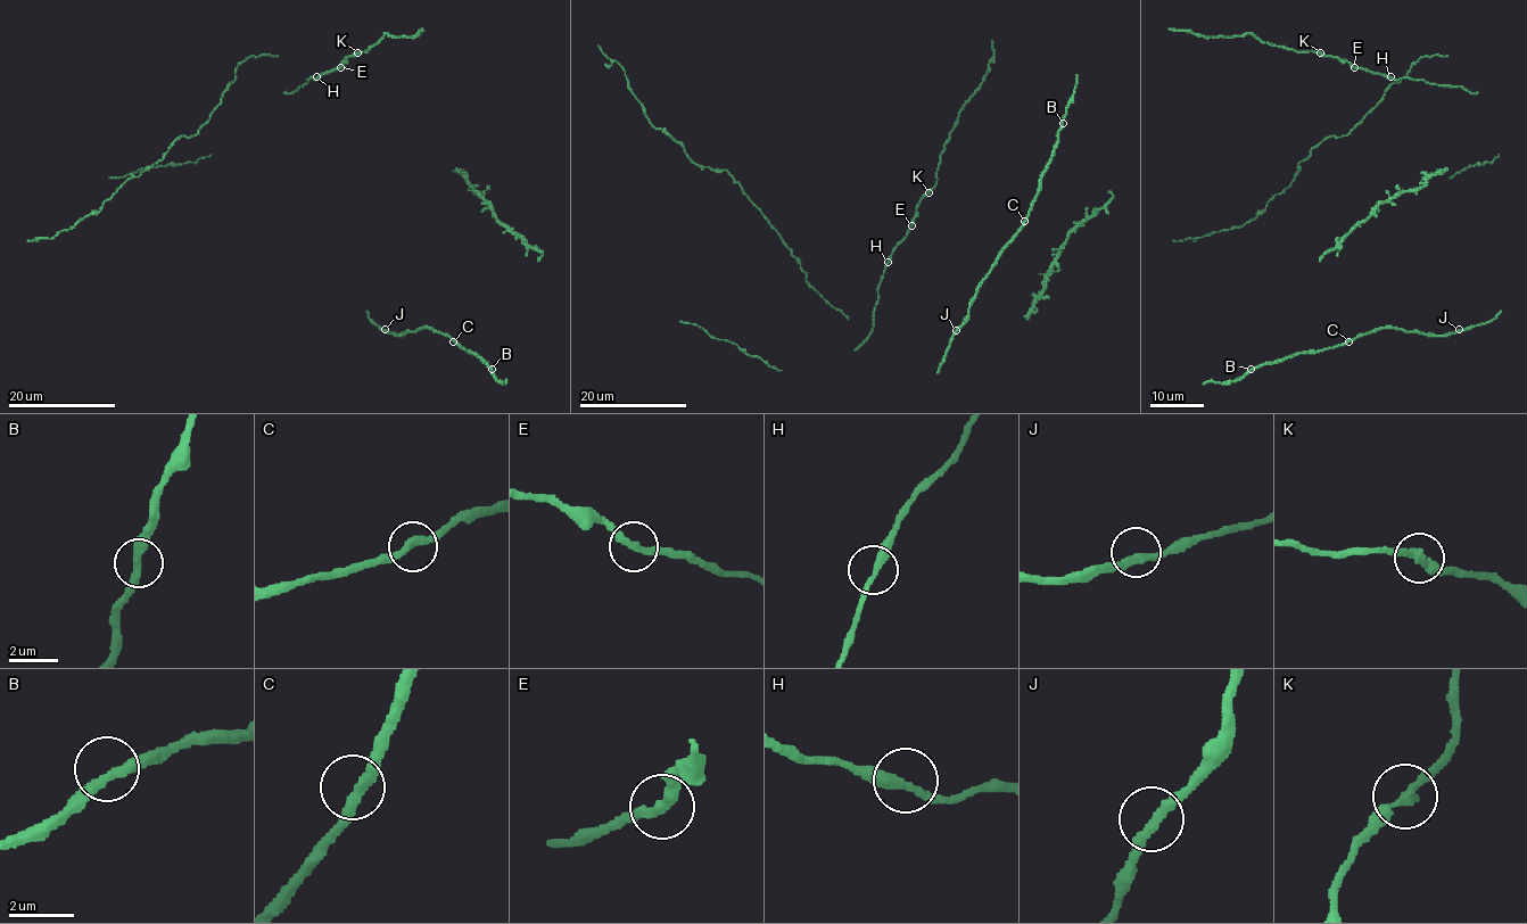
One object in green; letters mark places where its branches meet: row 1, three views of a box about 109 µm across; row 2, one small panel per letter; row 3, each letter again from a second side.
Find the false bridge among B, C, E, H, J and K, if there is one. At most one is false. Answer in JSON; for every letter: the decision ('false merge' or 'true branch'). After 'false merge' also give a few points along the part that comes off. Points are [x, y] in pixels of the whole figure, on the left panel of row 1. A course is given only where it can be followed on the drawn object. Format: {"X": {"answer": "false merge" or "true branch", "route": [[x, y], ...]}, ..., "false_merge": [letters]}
{"B": {"answer": "true branch"}, "C": {"answer": "true branch"}, "E": {"answer": "true branch"}, "H": {"answer": "true branch"}, "J": {"answer": "true branch"}, "K": {"answer": "true branch"}, "false_merge": []}

